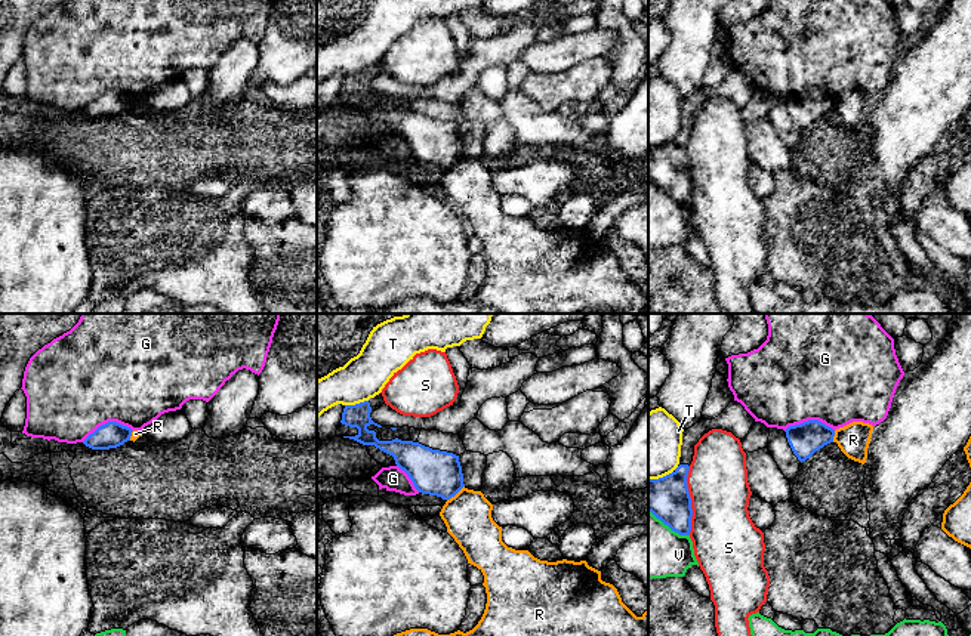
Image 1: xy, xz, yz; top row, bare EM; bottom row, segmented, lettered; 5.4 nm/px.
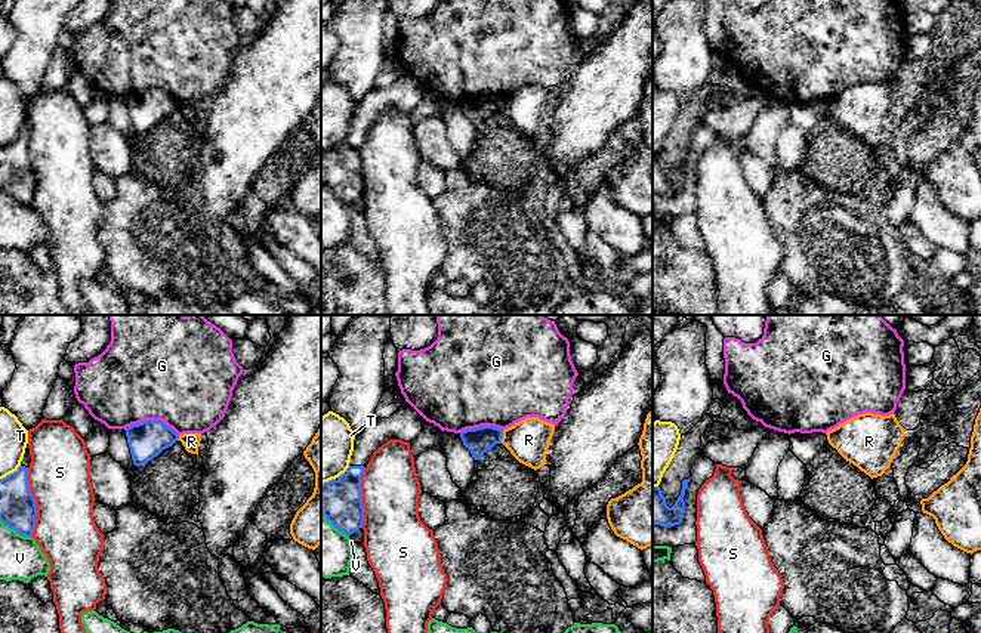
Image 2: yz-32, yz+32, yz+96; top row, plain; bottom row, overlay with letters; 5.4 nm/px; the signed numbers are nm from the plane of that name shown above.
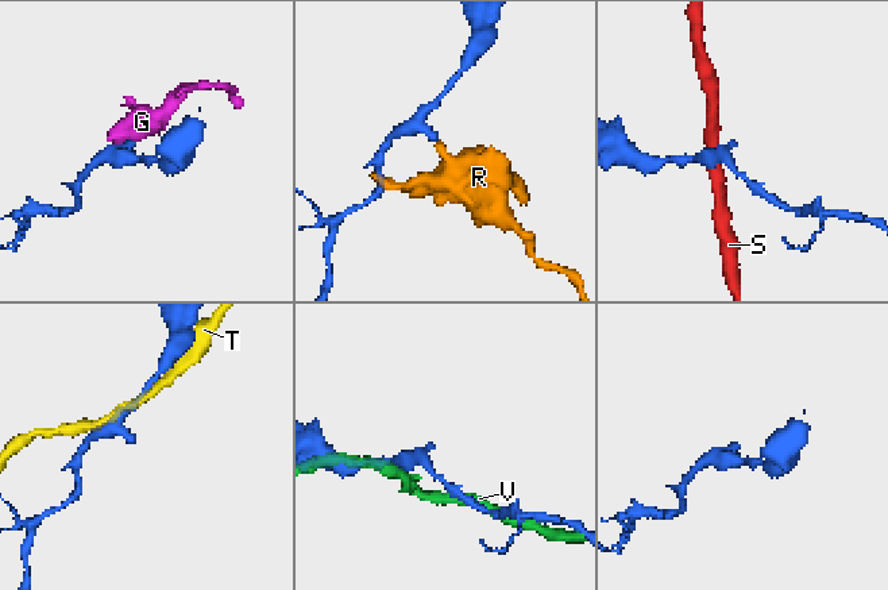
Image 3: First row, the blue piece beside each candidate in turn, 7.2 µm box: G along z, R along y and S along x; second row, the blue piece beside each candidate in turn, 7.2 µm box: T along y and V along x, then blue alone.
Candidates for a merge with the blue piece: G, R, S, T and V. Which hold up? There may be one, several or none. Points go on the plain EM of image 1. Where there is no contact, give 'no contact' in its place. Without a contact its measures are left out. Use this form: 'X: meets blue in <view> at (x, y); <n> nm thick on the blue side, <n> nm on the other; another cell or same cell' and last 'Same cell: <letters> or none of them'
G: meets blue in xy at (108, 90); 140 nm thick on the blue side, 500 nm on the other; another cell
R: meets blue in xz at (455, 163); 240 nm thick on the blue side, 260 nm on the other; another cell
S: meets blue in yz at (690, 169); 240 nm thick on the blue side, 340 nm on the other; another cell
T: meets blue in xz at (355, 73); 130 nm thick on the blue side, 240 nm on the other; another cell
V: meets blue in yz at (669, 195); 240 nm thick on the blue side, 320 nm on the other; another cell
Same cell: none of them

